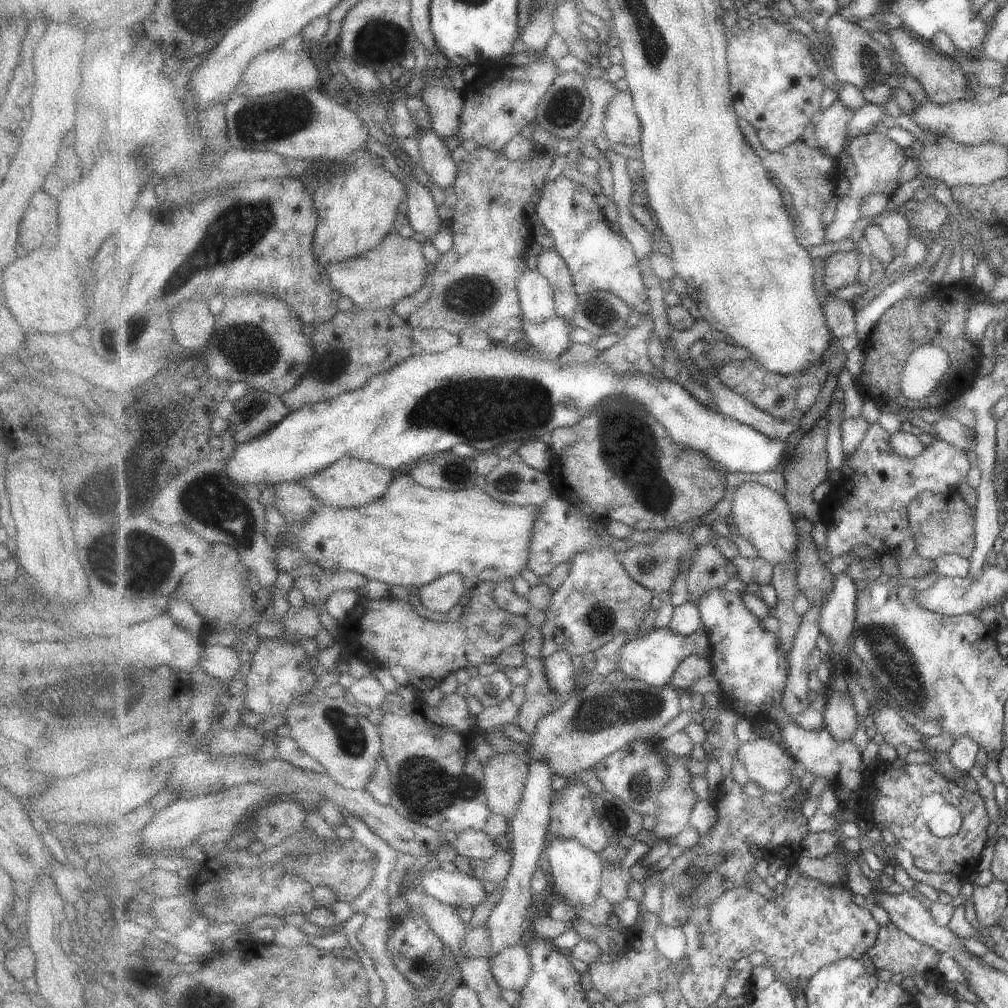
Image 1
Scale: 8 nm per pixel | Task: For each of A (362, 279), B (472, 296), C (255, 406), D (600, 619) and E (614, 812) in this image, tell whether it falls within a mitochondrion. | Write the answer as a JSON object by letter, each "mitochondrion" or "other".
{"A":"other","B":"mitochondrion","C":"mitochondrion","D":"mitochondrion","E":"mitochondrion"}

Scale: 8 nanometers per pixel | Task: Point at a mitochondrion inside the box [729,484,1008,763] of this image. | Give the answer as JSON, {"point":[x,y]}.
{"point":[891,654]}

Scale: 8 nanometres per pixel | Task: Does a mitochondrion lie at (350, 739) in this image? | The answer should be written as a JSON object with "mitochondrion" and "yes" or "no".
{"mitochondrion":"yes"}

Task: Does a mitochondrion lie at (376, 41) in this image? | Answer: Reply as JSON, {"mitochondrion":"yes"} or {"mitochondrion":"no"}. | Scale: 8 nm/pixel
{"mitochondrion":"yes"}

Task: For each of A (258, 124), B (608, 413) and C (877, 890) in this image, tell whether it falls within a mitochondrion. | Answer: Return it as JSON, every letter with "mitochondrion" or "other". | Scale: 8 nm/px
{"A":"mitochondrion","B":"mitochondrion","C":"other"}

